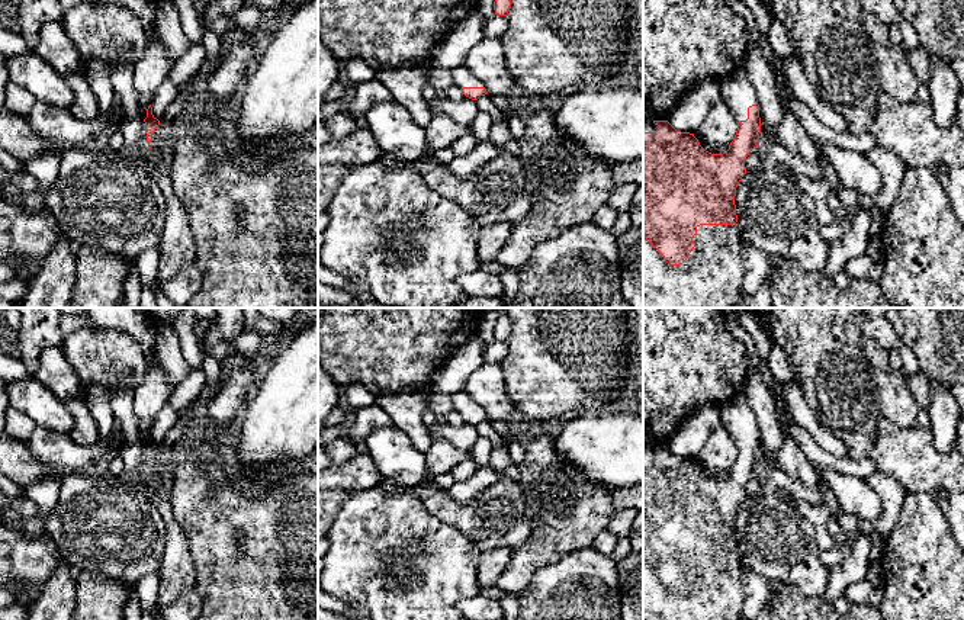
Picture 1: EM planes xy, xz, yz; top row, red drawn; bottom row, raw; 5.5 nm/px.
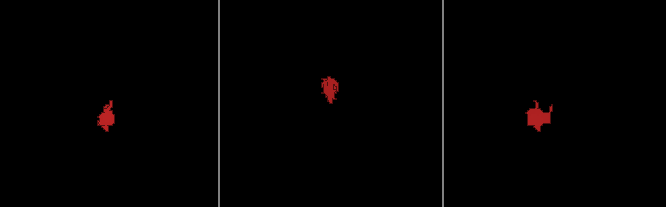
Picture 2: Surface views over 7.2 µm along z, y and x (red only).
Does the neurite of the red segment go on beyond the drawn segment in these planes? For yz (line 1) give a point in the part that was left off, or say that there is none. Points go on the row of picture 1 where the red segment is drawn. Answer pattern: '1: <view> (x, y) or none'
1: yz (712, 276)

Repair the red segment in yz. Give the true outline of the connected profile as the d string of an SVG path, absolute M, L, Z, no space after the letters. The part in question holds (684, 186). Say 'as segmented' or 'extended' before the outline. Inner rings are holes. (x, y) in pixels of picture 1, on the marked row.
extended; M742 70L720 81L720 97L738 121L736 135L723 154L706 151L694 134L677 131L668 121L643 123L643 308L735 308L746 296L735 196L746 173L745 160L759 147L759 105Z

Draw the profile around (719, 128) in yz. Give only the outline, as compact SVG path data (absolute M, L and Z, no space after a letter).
M720 97L719 102L711 106L706 119L694 132L694 136L706 151L719 154L722 147L729 148L736 131L738 121L730 107Z

